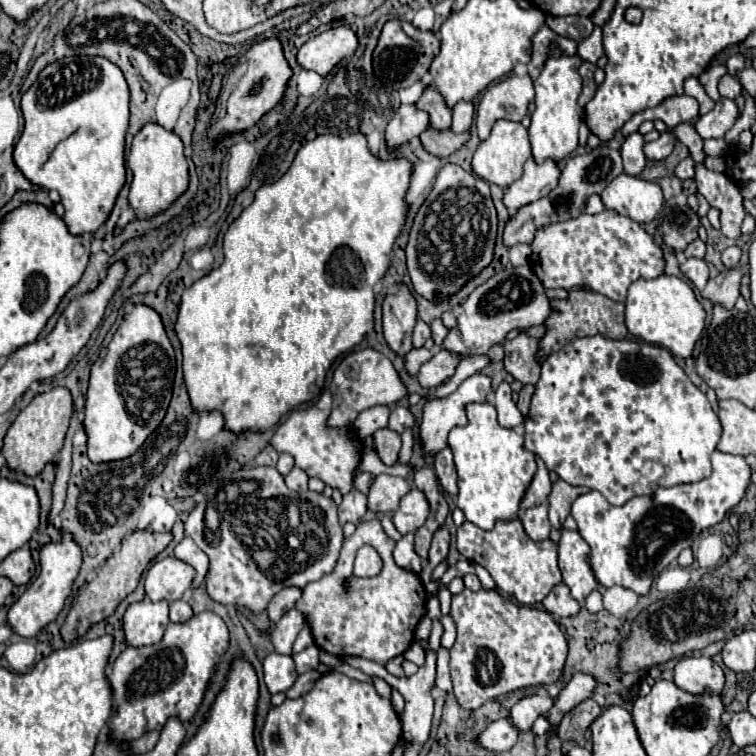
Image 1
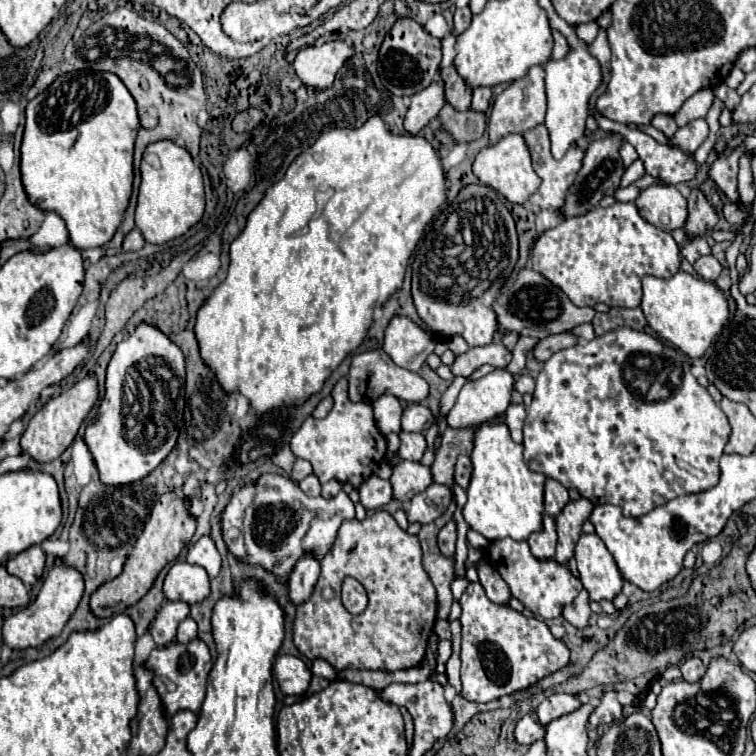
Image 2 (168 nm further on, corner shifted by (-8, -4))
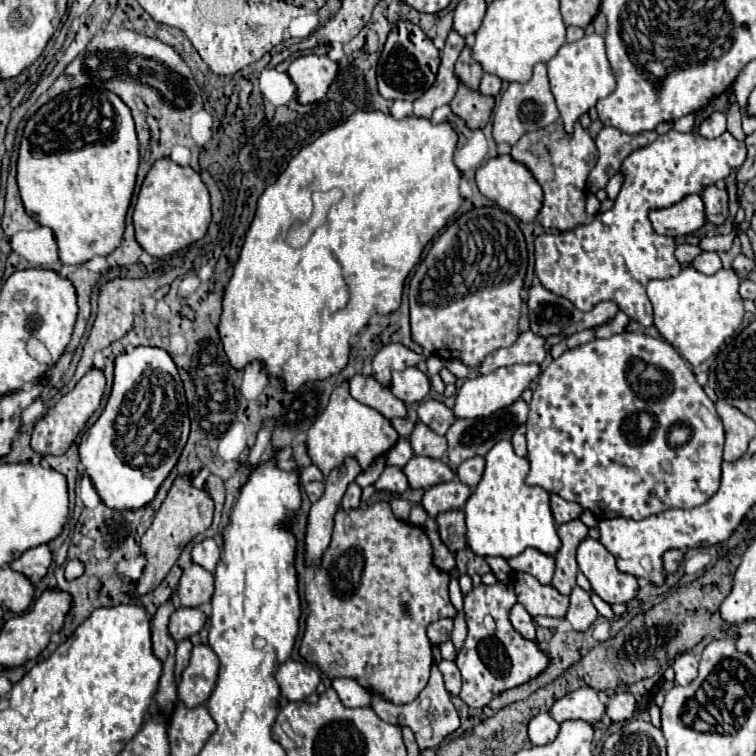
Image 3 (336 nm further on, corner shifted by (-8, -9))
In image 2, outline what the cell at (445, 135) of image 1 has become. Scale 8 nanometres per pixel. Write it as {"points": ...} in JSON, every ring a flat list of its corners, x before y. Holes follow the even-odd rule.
{"points":[[444,105,442,111,438,113,440,125,446,133,452,135,456,143,472,143,482,137,486,129,486,117,484,113,474,113,474,111,454,111,450,105]]}

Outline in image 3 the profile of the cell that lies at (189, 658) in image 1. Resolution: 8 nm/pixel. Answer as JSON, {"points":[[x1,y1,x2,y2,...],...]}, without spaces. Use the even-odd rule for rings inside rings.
{"points":[[198,644,192,650,192,658,188,668,182,672,182,680,178,682,180,700,194,708,206,704,210,692,214,690,218,680,218,656,210,646]]}

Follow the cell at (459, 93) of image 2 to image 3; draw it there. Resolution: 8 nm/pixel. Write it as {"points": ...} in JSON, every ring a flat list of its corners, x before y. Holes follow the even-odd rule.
{"points":[[466,46,462,50,462,54,460,54,460,58,456,62,456,74,460,76,460,80,464,84,478,88,478,82,480,82,484,70,482,70,482,66,476,60,472,60,472,48,470,46]]}

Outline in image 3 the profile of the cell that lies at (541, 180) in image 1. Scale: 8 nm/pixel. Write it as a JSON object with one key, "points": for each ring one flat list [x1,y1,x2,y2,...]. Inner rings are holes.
{"points":[[560,120,550,126,538,128,534,132,526,132,512,146,510,156,512,160,524,164,544,190,544,206,538,214,538,222,546,230,554,228,554,230,566,232,586,222,586,210,584,210,586,180,598,160,598,148,590,132,580,122,574,126,572,134,564,132,564,126]]}

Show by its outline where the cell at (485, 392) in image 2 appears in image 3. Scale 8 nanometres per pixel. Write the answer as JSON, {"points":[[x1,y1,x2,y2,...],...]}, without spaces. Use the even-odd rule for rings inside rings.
{"points":[[514,364,506,368,498,368,490,374,482,374,478,378,466,380,464,386,456,394,456,404,454,404,454,414,458,418,478,418,478,416,490,416,492,412,510,406,520,398,520,394,528,388,532,380,536,380,540,374,540,364]]}

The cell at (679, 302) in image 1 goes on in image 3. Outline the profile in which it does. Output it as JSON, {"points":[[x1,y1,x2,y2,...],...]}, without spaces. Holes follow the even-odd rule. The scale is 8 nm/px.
{"points":[[684,266,674,278,650,280,648,298,654,306,654,326,682,358,692,366,700,366,742,324,744,302,738,294,738,286,740,278,732,268,720,268,716,274,708,276,692,266]]}

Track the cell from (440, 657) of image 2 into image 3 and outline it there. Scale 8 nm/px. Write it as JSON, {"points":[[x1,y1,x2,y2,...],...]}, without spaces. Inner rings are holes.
{"points":[[458,612,458,614,456,614,456,618,454,618,454,630,452,630,452,642,454,642,456,650,460,650,460,646,464,644,466,634,468,634,468,628,466,628,464,612]]}

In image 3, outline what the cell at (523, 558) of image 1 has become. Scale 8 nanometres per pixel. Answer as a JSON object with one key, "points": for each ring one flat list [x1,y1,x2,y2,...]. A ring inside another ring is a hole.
{"points":[[512,572,510,582,512,586,516,586,518,602,530,616,566,616,570,598,558,594,558,590,554,590,552,586,542,586,534,576,522,572]]}

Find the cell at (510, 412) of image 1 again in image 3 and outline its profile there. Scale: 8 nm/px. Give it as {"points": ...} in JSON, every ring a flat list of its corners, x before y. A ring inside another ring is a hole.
{"points":[[520,426,512,436,512,446,518,456,526,456,526,428]]}

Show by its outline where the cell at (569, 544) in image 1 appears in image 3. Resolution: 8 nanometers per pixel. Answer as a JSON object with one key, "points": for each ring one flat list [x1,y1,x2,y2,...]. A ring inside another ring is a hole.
{"points":[[584,538,578,546,578,566,590,580,592,590,608,604,626,604,638,594,638,578,620,572,614,556,600,540]]}

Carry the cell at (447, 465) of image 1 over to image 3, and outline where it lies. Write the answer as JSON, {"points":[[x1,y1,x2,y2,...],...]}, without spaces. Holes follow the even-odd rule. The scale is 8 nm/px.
{"points":[[474,456,474,458,466,460,466,462,462,462,462,464,456,468,456,474,458,474,458,478,460,478,466,486,476,488,478,482,480,482,480,478,482,478,484,464,486,464,484,456]]}

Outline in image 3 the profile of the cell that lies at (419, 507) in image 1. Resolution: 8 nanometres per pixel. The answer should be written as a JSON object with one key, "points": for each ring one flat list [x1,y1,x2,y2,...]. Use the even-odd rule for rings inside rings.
{"points":[[450,480,438,484,438,488,436,486,428,488,422,498,422,506,428,512,428,516,438,516,440,512,462,508,470,494,472,494,470,486,462,484,460,480]]}

